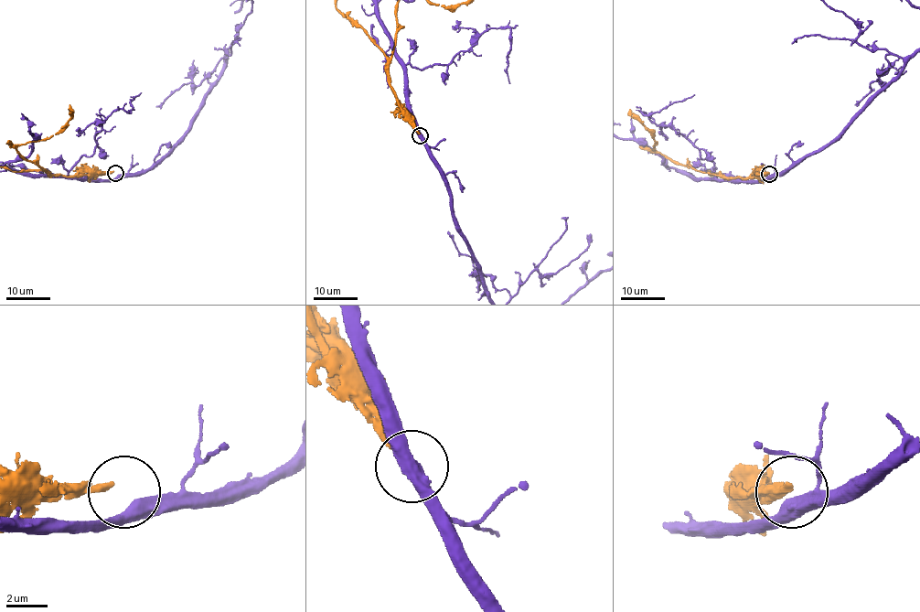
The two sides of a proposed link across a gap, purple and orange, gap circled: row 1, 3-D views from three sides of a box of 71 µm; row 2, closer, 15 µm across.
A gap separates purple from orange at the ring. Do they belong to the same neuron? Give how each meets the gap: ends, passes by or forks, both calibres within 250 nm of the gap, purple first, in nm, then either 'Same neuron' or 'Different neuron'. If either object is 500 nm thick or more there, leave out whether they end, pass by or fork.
Thickness 500 nm (purple) against 300 nm. Different neuron

